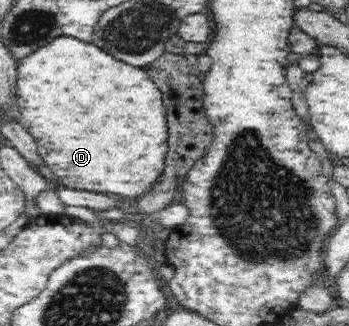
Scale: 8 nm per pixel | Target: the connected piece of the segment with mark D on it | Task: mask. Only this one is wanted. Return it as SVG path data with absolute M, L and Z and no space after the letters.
M61 36L21 58L17 70L16 93L20 123L37 140L41 136L39 154L61 183L74 189L109 192L130 199L149 192L165 168L163 160L168 150L165 118L161 118L165 114L162 92L154 82L147 82L144 67L131 68L131 65L115 60L107 51L99 50L92 42Z

